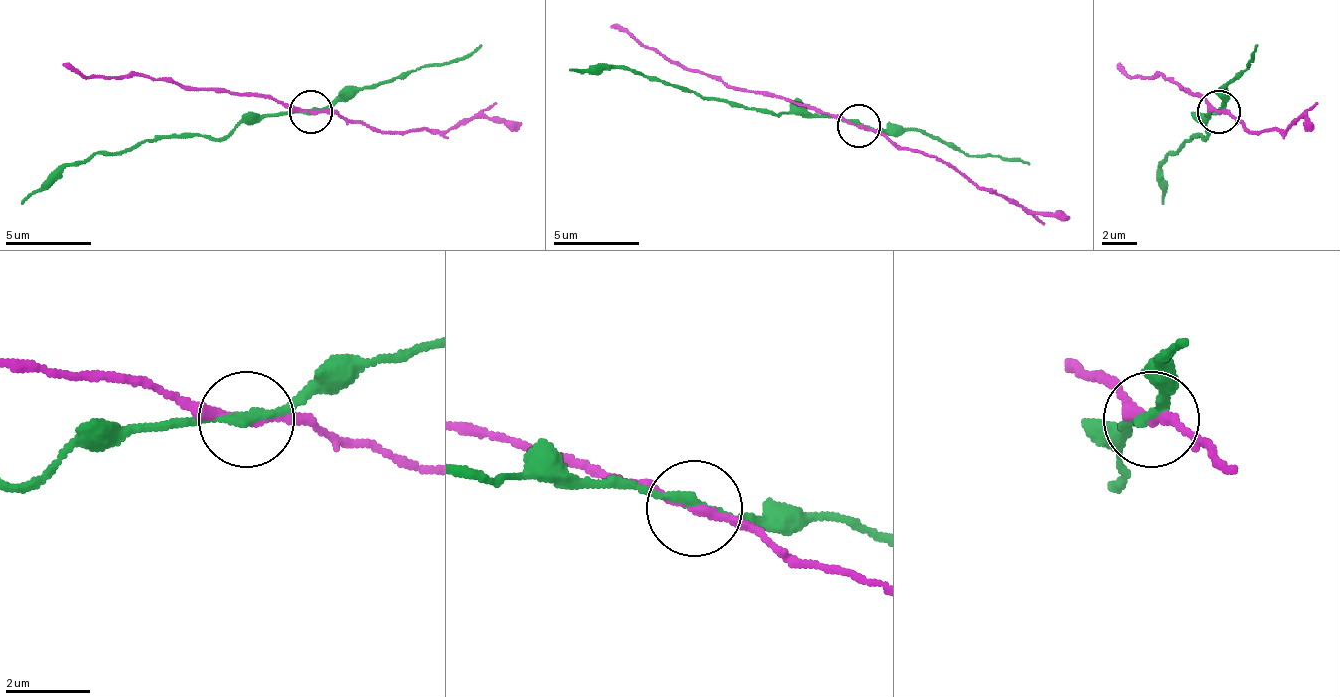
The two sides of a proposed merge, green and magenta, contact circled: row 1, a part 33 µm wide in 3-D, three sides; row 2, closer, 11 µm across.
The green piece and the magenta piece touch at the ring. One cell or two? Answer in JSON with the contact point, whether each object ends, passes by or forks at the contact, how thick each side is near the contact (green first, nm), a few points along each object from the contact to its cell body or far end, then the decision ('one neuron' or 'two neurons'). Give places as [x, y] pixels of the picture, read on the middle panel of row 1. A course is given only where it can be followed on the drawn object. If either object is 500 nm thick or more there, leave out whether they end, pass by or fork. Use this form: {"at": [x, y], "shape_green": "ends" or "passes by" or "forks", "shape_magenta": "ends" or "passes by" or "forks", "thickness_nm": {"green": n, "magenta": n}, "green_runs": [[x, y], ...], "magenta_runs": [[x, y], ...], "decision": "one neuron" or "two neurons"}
{"at": [858, 126], "shape_green": "passes by", "shape_magenta": "passes by", "thickness_nm": {"green": 200, "magenta": 170}, "green_runs": [[859, 127], [704, 101], [665, 79], [614, 66], [571, 71]], "magenta_runs": [[859, 127], [803, 105], [726, 88], [683, 71], [631, 36], [609, 28]], "decision": "two neurons"}

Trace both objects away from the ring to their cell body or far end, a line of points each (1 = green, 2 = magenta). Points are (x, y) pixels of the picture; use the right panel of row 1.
1: (1220, 110), (1211, 115), (1202, 141), (1194, 136), (1159, 162), (1164, 205)
2: (1220, 110), (1198, 93), (1164, 76), (1129, 76), (1121, 63)

